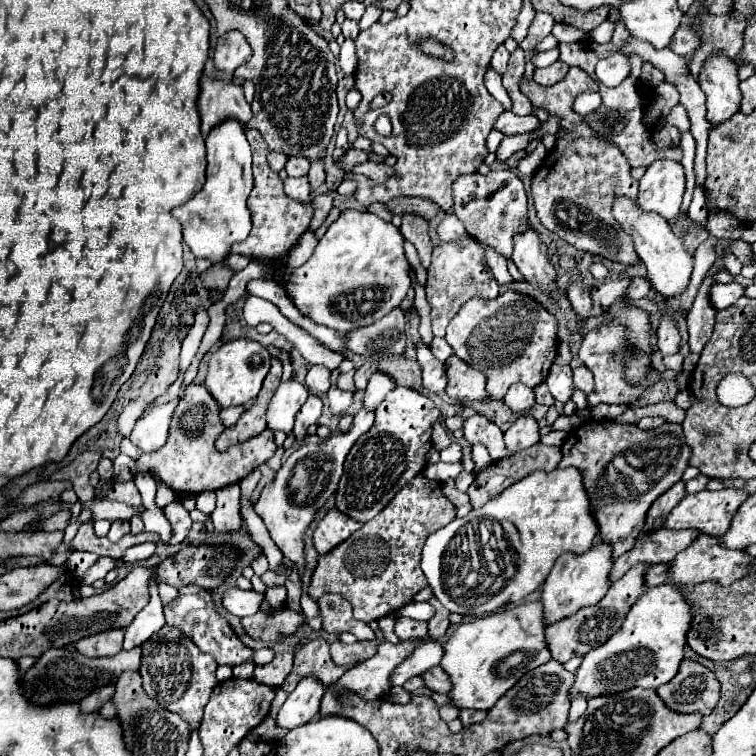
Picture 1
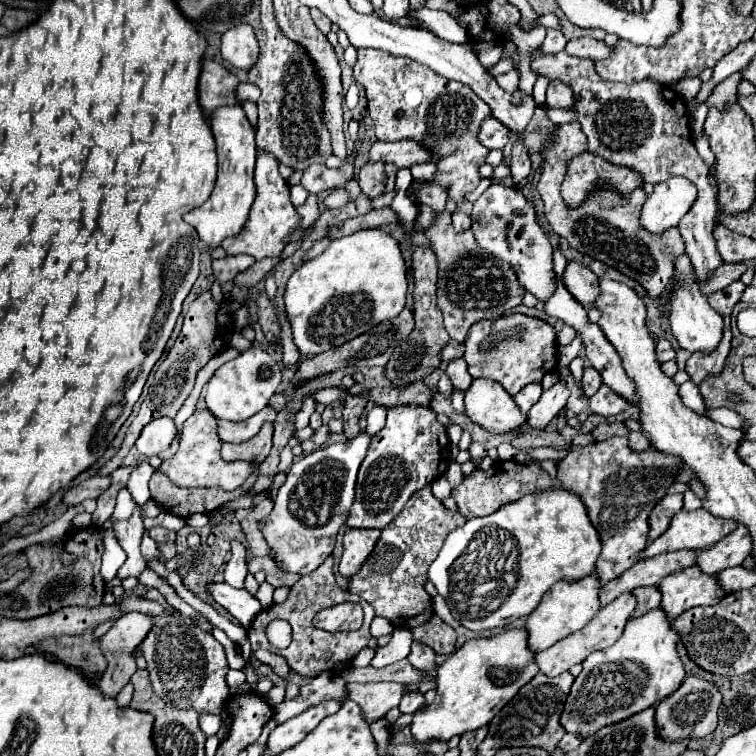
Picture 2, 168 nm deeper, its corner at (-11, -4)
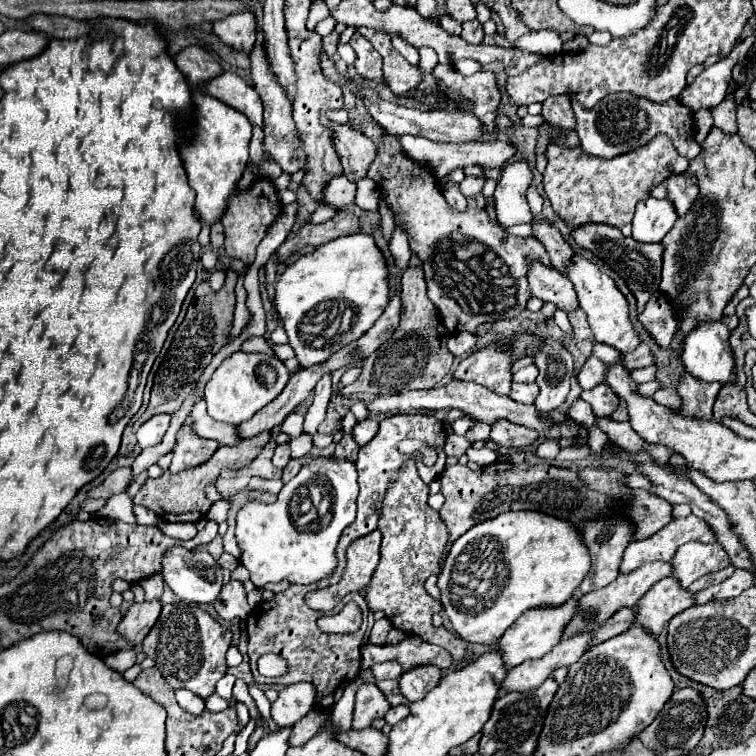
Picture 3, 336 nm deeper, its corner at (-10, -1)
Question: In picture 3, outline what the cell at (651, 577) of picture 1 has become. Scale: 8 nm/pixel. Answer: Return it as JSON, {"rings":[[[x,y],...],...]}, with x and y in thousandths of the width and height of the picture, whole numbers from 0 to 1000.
{"rings":[[[821,804],[819,810],[813,810],[787,839],[787,847],[782,852],[792,852],[800,849],[821,836],[827,836],[832,828],[837,828],[840,823],[840,804]]]}

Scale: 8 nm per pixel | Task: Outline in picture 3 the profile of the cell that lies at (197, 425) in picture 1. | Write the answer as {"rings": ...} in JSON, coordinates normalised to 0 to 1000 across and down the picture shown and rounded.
{"rings":[[[242,561],[234,571],[234,587],[229,593],[229,608],[224,616],[226,627],[258,619],[271,614],[276,608],[290,587],[284,582],[269,582],[266,577],[258,577],[258,569],[253,561]]]}

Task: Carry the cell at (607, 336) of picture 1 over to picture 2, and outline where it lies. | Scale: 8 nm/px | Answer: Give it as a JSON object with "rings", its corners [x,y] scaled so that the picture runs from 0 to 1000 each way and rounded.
{"rings":[[[796,509],[778,530],[780,530],[780,544],[794,552],[810,552],[810,549],[817,549],[833,538],[833,533],[828,528],[820,528],[820,522],[815,522],[802,509]]]}

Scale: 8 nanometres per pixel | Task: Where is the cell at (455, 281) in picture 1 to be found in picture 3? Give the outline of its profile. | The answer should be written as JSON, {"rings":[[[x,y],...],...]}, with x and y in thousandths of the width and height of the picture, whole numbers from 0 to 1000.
{"rings":[[[491,156],[478,164],[478,175],[488,180],[501,198],[491,217],[488,235],[507,249],[512,270],[517,270],[520,283],[538,302],[541,325],[560,347],[557,352],[562,357],[567,394],[578,405],[591,437],[618,437],[628,442],[642,426],[684,421],[702,394],[694,368],[700,341],[713,341],[718,349],[729,349],[718,323],[708,315],[668,310],[636,275],[618,275],[618,280],[610,283],[597,278],[575,243],[578,238],[570,233],[570,225],[541,212],[530,201],[522,180],[501,188],[509,175]]]}

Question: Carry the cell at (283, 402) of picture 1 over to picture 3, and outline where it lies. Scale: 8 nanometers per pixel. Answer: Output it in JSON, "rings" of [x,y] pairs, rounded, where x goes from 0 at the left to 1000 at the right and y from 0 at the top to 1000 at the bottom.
{"rings":[[[381,586],[366,589],[360,604],[361,614],[374,620],[384,608],[384,591]]]}

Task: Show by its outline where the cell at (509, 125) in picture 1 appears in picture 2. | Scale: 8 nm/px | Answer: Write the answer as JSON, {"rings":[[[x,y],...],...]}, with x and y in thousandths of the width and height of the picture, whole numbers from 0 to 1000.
{"rings":[[[646,155],[643,160],[638,160],[635,173],[632,173],[632,184],[640,194],[646,197],[664,197],[672,189],[672,171],[653,155]]]}

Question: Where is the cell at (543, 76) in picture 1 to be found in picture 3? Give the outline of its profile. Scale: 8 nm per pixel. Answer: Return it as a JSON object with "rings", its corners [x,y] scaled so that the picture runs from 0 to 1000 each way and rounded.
{"rings":[[[726,127],[718,135],[718,148],[716,151],[731,167],[742,167],[742,169],[758,169],[761,167],[755,135],[753,135],[750,127]]]}

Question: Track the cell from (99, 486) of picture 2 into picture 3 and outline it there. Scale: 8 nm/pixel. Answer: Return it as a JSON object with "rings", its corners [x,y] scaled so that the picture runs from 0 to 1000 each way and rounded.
{"rings":[[[163,616],[149,622],[131,643],[123,643],[115,656],[118,659],[147,659],[149,653],[157,653],[168,646],[168,640],[173,638],[173,616]]]}

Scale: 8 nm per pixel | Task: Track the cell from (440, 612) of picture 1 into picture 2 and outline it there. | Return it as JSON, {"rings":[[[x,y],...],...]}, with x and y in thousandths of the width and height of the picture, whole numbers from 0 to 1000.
{"rings":[[[577,813],[566,824],[545,832],[545,840],[548,848],[566,853],[579,866],[595,866],[603,853],[603,835]]]}

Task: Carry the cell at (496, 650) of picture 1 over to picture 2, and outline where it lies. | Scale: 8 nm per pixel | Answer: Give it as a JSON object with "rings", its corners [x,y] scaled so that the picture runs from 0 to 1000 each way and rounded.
{"rings":[[[669,832],[661,840],[614,851],[579,882],[574,930],[556,943],[548,943],[542,956],[548,980],[553,985],[595,980],[603,972],[646,959],[653,946],[685,917],[685,911],[712,890],[704,872],[706,866],[696,856],[693,832]]]}

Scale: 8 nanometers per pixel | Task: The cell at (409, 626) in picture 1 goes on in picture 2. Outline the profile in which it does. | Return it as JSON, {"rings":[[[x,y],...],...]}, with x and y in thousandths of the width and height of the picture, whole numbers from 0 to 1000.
{"rings":[[[545,851],[545,861],[540,866],[540,874],[558,888],[566,896],[577,896],[577,864],[569,856],[561,856],[558,851]]]}

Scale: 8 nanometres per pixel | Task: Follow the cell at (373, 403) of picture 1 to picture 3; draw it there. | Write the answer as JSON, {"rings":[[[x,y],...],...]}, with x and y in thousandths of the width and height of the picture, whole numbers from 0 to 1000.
{"rings":[[[485,553],[480,558],[472,558],[472,563],[467,566],[467,577],[470,577],[472,587],[480,590],[499,574],[499,569],[501,569],[501,558],[496,553]]]}

